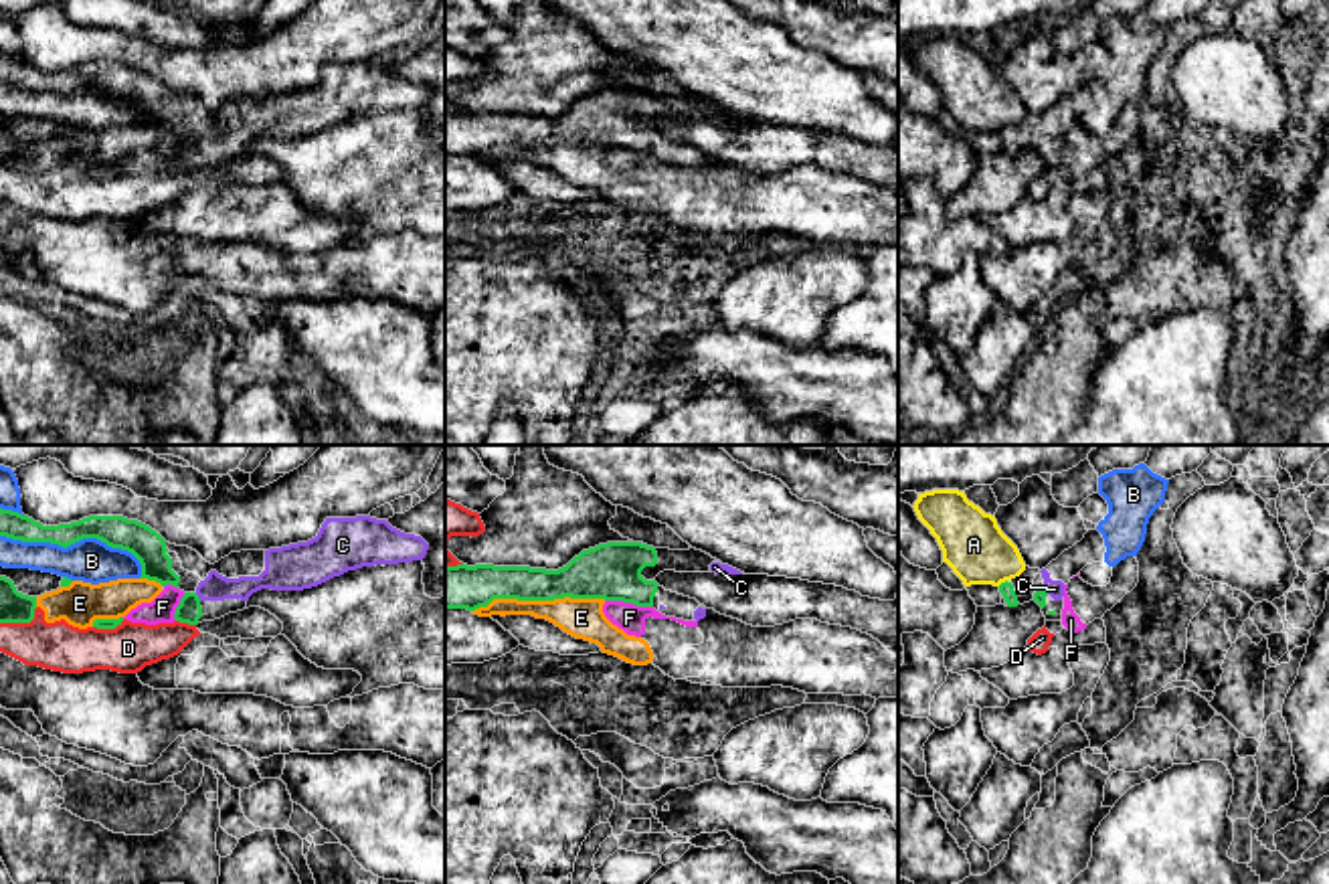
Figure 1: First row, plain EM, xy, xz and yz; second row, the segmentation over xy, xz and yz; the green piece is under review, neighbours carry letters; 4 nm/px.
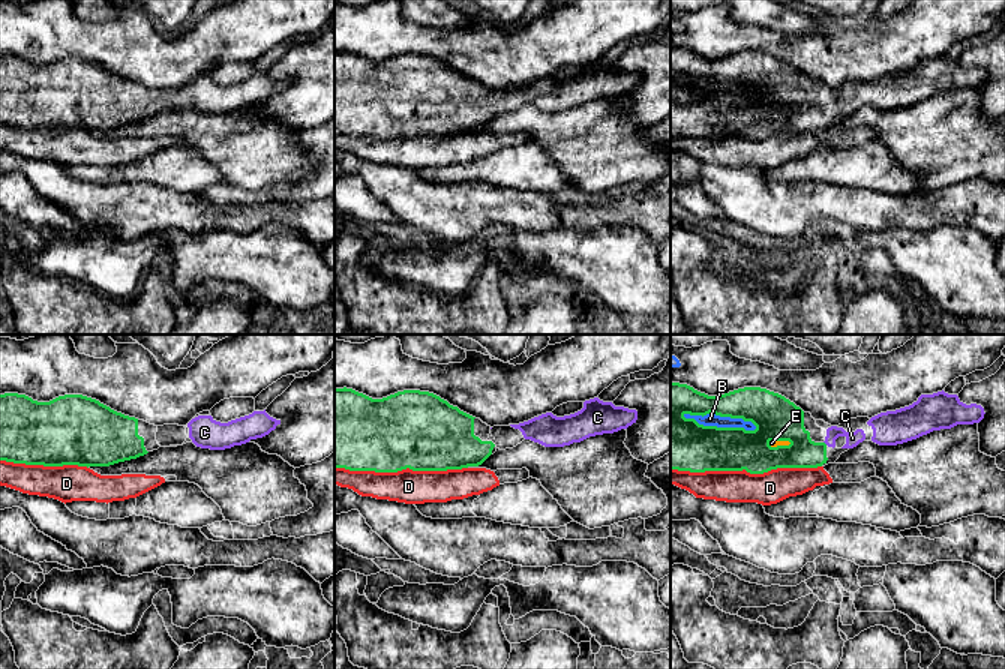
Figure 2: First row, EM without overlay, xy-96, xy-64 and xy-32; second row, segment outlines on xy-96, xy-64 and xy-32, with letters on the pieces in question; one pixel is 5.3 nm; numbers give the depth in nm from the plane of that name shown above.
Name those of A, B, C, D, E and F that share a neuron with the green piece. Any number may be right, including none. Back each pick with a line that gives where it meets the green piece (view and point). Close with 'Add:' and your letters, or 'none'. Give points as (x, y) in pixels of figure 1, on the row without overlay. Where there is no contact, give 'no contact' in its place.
C: contact xy (197, 144)
Add: C

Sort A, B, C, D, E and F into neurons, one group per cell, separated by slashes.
A / B / C / D E F

